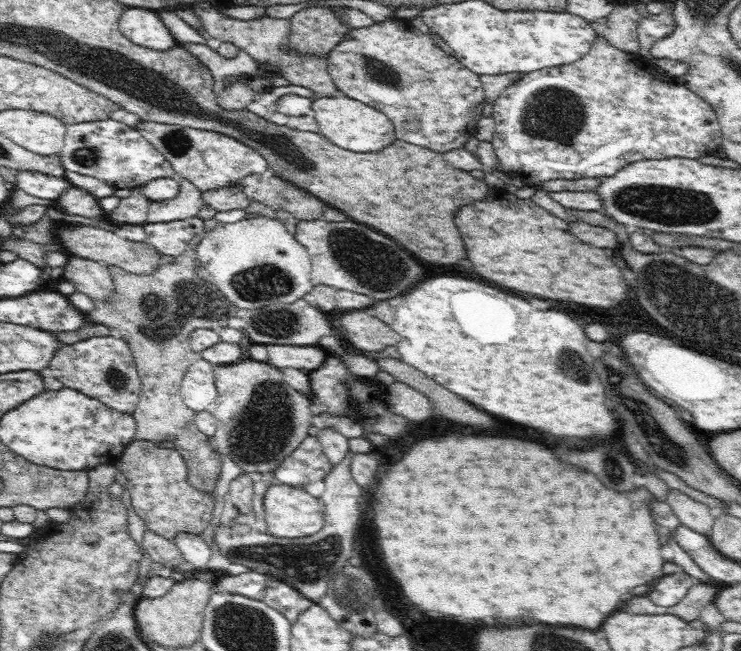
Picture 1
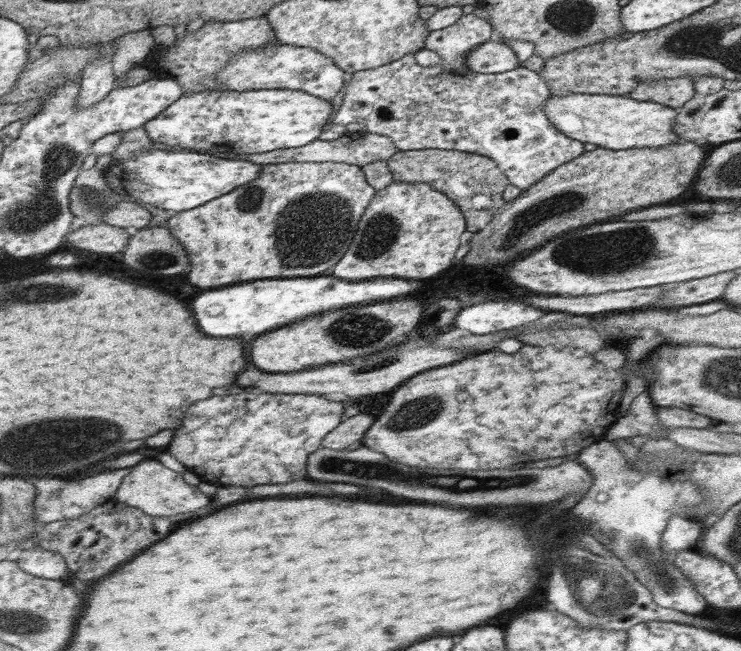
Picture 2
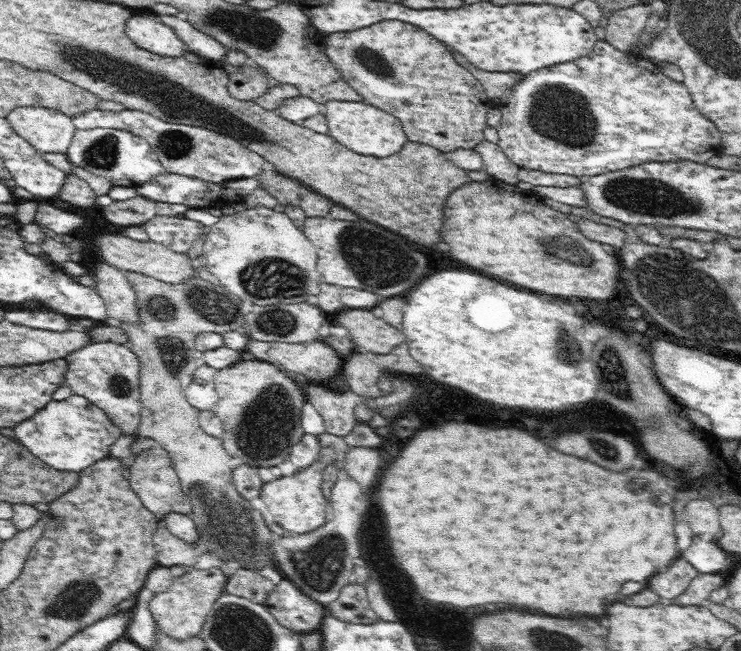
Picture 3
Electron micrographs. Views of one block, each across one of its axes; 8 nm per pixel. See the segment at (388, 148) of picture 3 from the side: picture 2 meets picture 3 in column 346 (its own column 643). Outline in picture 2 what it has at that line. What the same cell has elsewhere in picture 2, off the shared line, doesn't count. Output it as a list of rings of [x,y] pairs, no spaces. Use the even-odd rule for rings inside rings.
[[[565,94],[549,96],[542,109],[564,135],[607,150],[659,148],[681,141],[674,133],[676,110],[651,101],[611,94]]]

